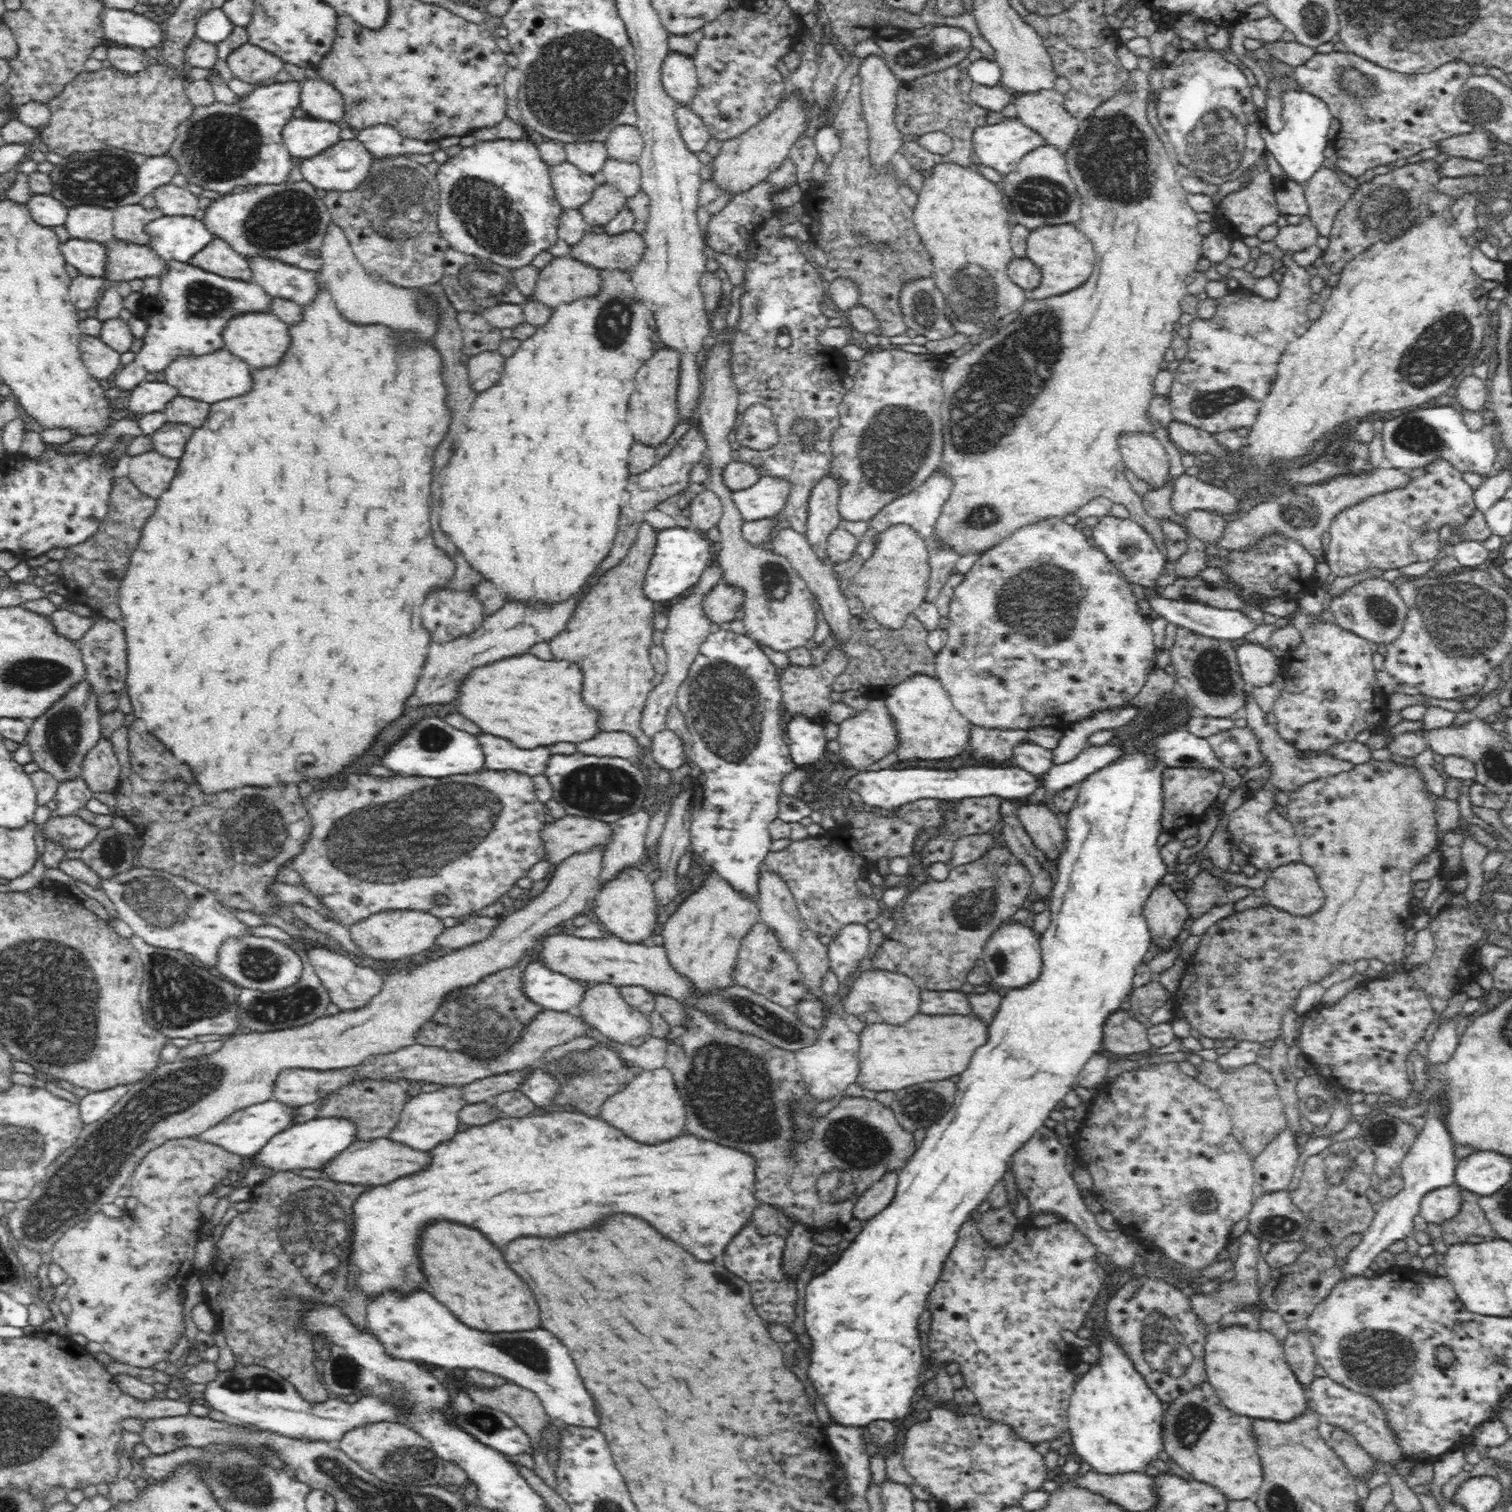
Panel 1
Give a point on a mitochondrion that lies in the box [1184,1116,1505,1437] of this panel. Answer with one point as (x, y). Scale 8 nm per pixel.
(1377, 1360)

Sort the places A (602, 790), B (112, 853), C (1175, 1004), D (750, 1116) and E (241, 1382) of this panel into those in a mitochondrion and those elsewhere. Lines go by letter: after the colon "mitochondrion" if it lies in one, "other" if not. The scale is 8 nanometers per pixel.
A: mitochondrion
B: mitochondrion
C: other
D: mitochondrion
E: mitochondrion

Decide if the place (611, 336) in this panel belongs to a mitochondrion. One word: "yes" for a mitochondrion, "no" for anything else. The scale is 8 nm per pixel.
yes

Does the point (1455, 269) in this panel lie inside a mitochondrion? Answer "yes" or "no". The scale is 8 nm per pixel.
no

